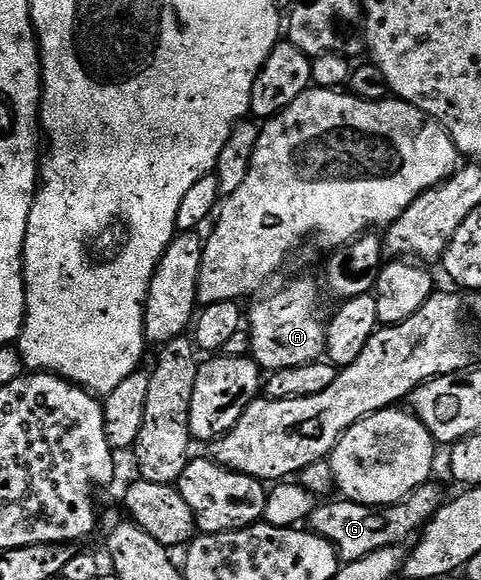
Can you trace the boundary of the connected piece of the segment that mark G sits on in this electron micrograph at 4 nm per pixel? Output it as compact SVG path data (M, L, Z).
M431 481L420 485L411 495L387 507L369 507L345 497L338 497L335 503L319 502L308 520L309 530L327 539L338 550L342 563L360 561L360 557L368 557L368 553L376 553L376 549L405 544L409 535L414 537L421 532L444 502L436 483Z

